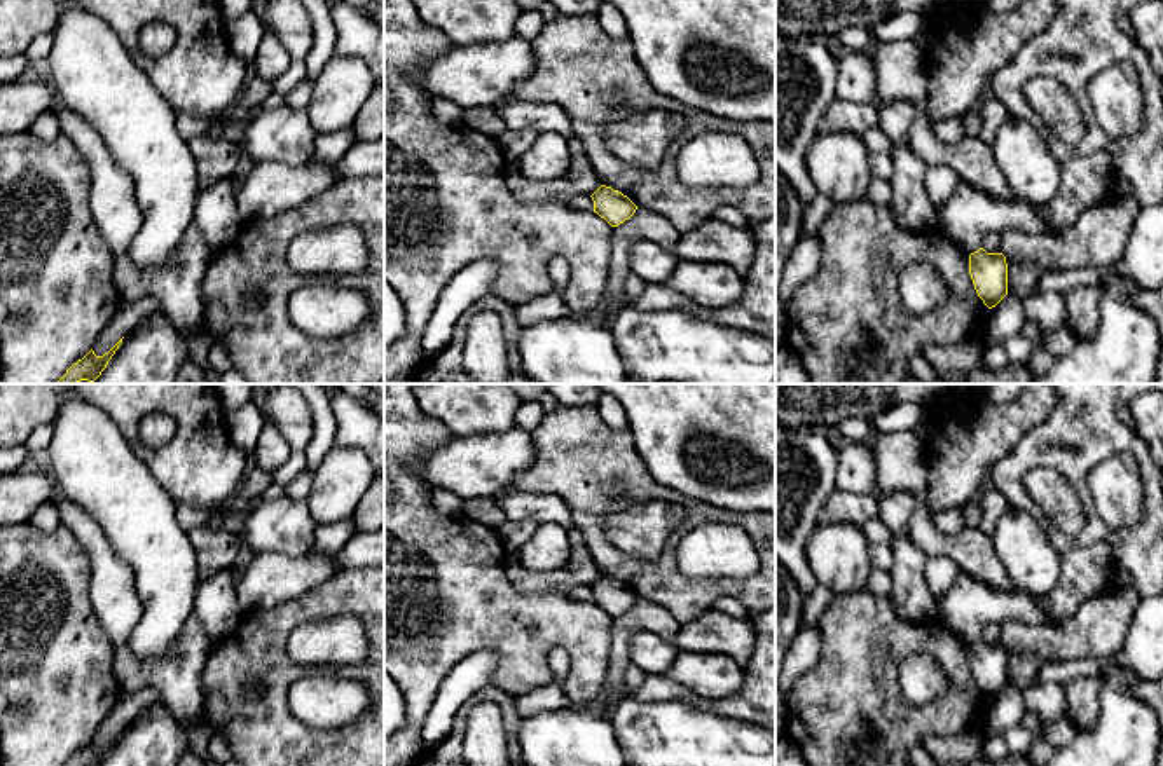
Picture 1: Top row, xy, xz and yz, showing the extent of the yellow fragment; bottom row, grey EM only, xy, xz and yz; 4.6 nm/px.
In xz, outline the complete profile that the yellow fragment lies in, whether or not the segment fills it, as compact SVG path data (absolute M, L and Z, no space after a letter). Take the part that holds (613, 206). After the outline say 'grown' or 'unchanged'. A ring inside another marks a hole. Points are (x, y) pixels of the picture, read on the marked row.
M601 185L590 197L594 201L594 213L604 218L611 227L618 227L637 209L627 195L606 185Z; unchanged

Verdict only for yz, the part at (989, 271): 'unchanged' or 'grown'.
unchanged

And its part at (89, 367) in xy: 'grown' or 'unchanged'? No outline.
unchanged

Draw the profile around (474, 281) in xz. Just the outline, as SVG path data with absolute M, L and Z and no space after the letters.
M484 258L465 267L447 283L421 337L426 358L438 354L449 344L456 321L471 304L491 295L496 276L498 263Z

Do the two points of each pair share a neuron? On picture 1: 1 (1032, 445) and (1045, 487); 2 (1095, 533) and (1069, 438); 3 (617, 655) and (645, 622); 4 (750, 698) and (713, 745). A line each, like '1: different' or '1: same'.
1: different
2: same
3: same
4: different

